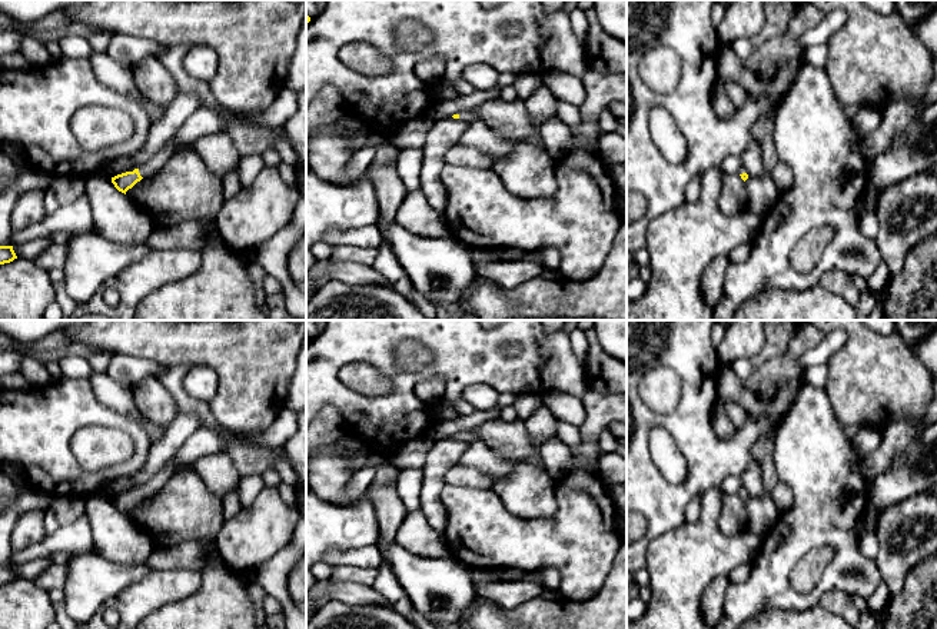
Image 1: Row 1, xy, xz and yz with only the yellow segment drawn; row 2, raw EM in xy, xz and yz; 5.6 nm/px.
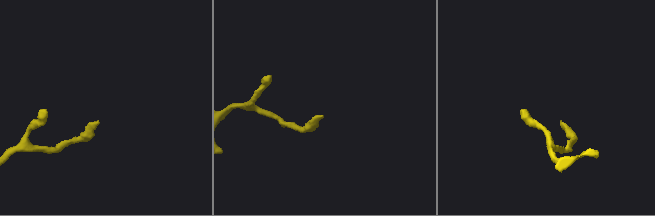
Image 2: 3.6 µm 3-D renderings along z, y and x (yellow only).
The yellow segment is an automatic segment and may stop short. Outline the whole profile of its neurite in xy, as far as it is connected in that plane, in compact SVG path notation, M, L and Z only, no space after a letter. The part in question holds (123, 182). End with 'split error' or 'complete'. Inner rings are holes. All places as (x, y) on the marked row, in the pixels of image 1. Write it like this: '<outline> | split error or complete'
M197 109L180 126L172 140L169 140L143 167L134 169L112 177L114 187L124 193L143 177L150 177L160 170L170 159L173 152L183 144L189 144L203 136L225 133L226 120L217 112L210 109Z | split error

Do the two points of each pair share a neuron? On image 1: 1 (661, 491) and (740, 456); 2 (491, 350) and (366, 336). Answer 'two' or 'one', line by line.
1: one
2: one

